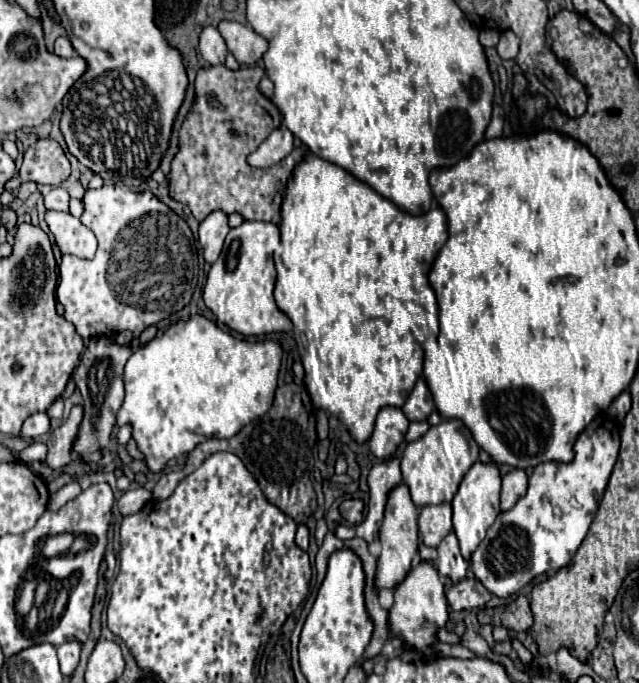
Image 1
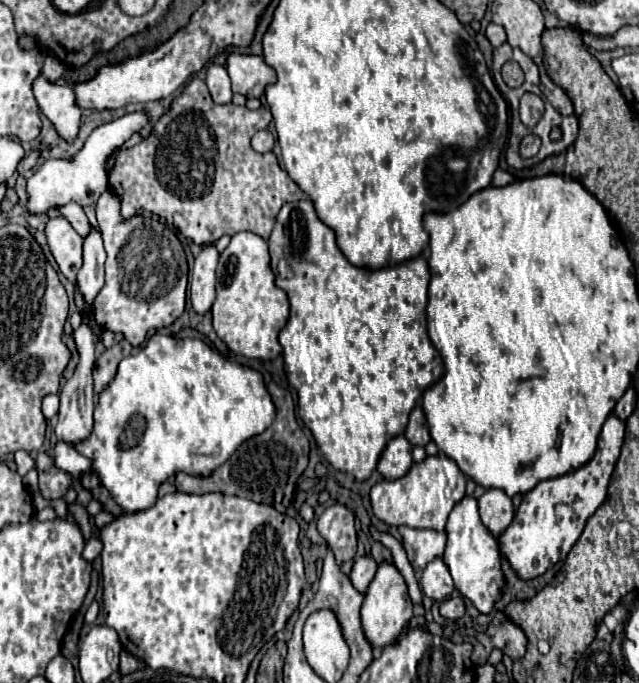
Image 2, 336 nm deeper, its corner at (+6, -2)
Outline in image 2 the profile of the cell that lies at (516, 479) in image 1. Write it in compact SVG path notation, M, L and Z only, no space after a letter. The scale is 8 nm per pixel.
M487 490L479 500L479 514L487 530L497 536L501 534L513 520L513 502L503 490Z

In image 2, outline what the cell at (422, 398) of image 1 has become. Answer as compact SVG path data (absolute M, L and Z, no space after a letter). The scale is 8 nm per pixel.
M419 406L413 408L411 416L409 416L409 424L407 424L407 430L405 430L405 438L415 446L425 446L431 436L429 436L429 428L427 428L427 422L425 422L425 414Z

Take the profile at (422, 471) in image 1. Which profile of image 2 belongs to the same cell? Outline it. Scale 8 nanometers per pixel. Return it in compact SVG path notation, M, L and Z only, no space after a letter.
M445 454L427 456L423 462L415 462L405 476L377 482L371 488L371 506L375 516L389 526L405 524L411 528L443 530L451 508L465 496L465 484L465 474L451 458Z

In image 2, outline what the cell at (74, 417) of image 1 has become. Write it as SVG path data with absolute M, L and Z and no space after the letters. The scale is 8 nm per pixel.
M39 454L37 456L37 472L39 472L39 490L45 498L63 498L73 482L73 476L59 470L49 454Z

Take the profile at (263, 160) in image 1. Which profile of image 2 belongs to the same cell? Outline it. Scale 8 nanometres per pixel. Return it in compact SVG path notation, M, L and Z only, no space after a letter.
M259 130L253 136L251 146L253 146L255 152L269 152L269 150L273 150L273 142L275 142L275 138L273 138L273 134L269 130Z

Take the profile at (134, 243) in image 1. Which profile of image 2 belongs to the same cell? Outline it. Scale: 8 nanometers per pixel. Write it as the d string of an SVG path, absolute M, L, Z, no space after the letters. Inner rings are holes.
M109 188L97 200L97 222L107 250L107 262L105 262L107 280L105 286L99 290L97 298L93 300L93 314L99 326L111 332L121 332L125 340L137 348L145 342L147 330L173 324L185 310L185 290L187 290L185 250L177 234L159 220L155 222L151 220L149 228L145 226L145 220L139 214L125 220L121 216L121 200ZM151 268L159 272L147 274L147 270Z

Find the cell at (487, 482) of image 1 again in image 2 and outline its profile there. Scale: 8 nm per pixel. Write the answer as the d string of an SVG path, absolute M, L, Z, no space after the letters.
M465 496L463 500L459 500L455 504L455 508L449 514L445 532L447 532L447 548L445 548L443 560L453 576L455 588L465 598L469 598L477 606L477 610L481 610L483 614L489 614L489 610L493 608L495 600L499 598L501 586L503 586L501 556L499 556L497 540L483 526L483 522L479 518L477 500L473 496Z

